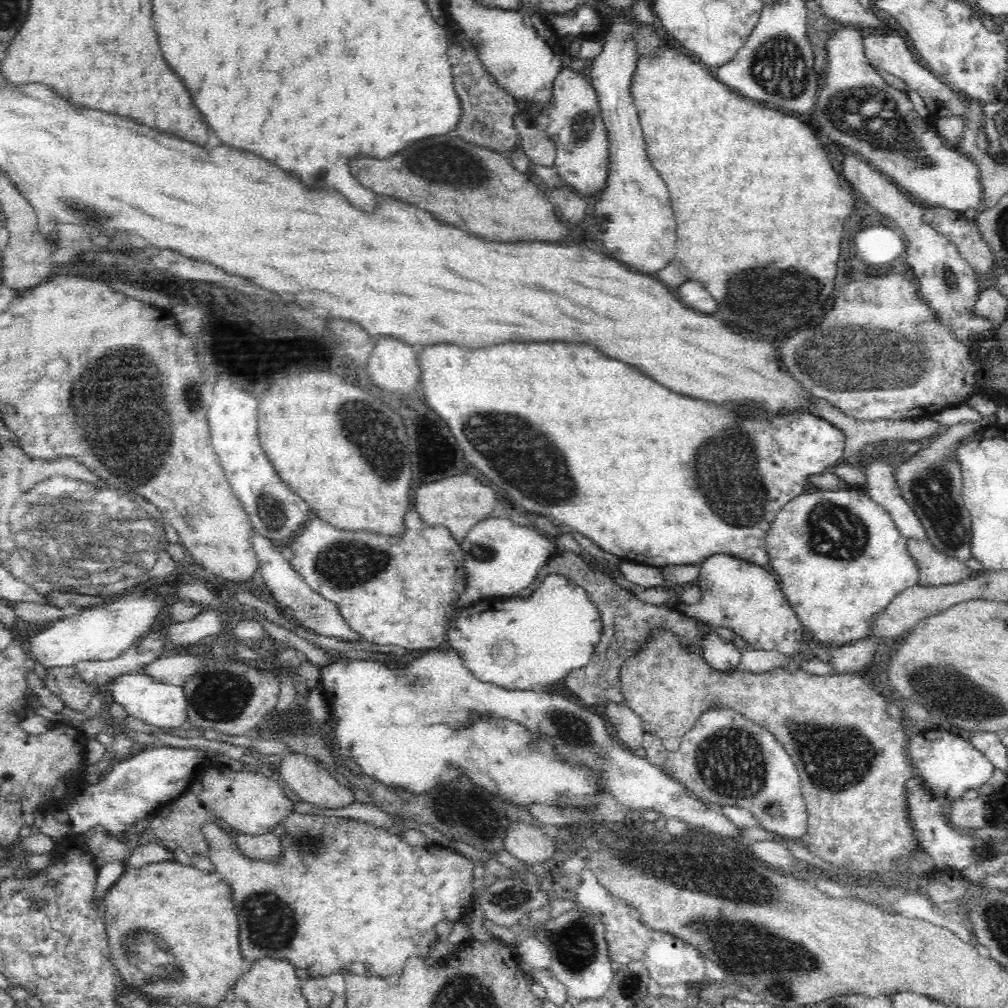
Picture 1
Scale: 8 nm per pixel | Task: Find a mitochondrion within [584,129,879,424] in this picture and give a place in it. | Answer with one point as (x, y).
(742, 286)

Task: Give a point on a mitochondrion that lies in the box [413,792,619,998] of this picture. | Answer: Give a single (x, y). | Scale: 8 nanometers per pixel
(576, 944)

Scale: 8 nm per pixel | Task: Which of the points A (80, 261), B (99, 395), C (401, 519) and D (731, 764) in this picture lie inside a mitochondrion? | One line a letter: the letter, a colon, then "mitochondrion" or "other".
A: other
B: mitochondrion
C: other
D: mitochondrion

